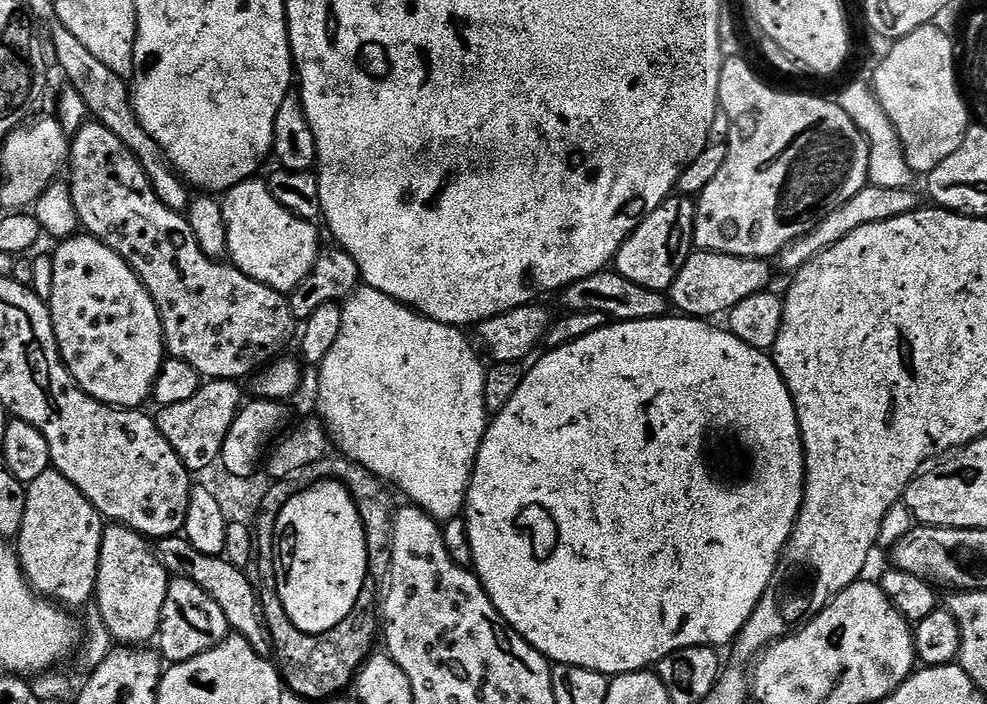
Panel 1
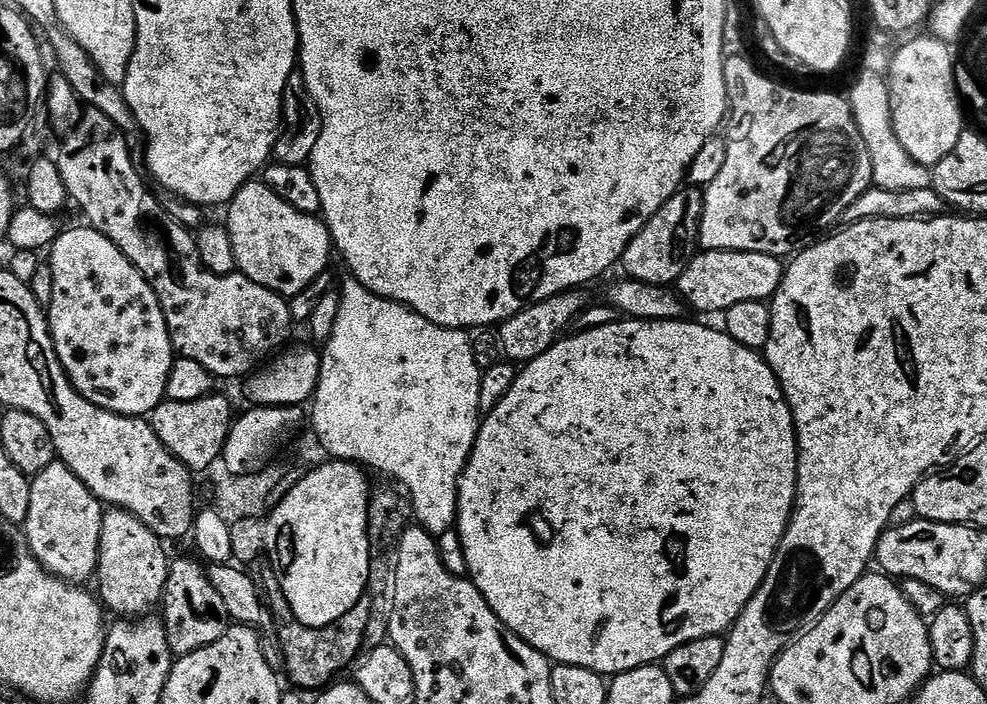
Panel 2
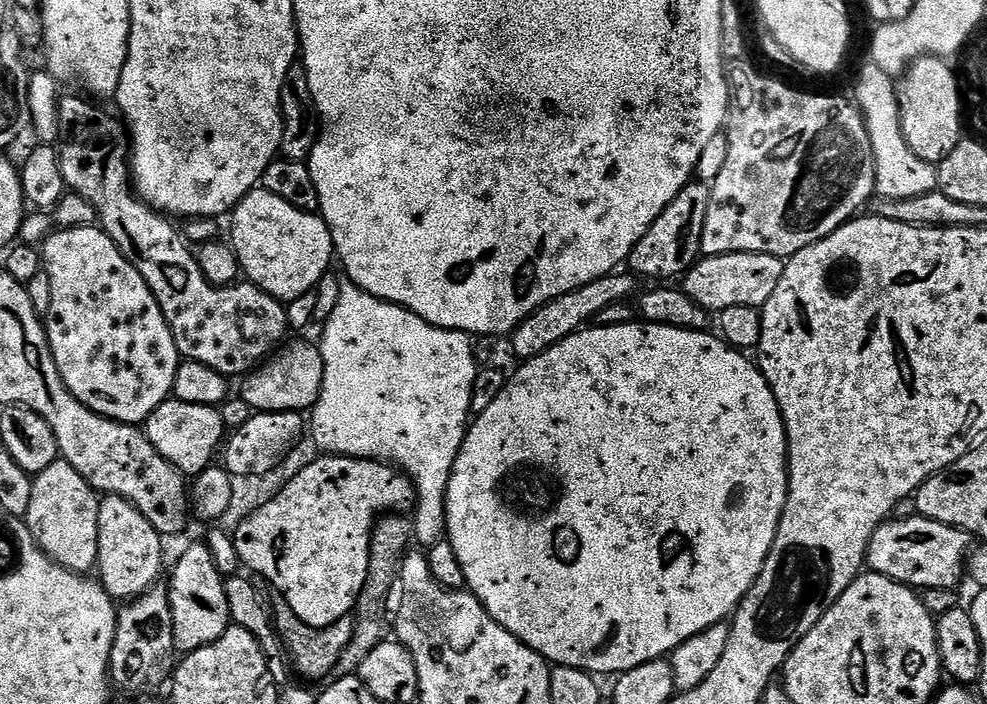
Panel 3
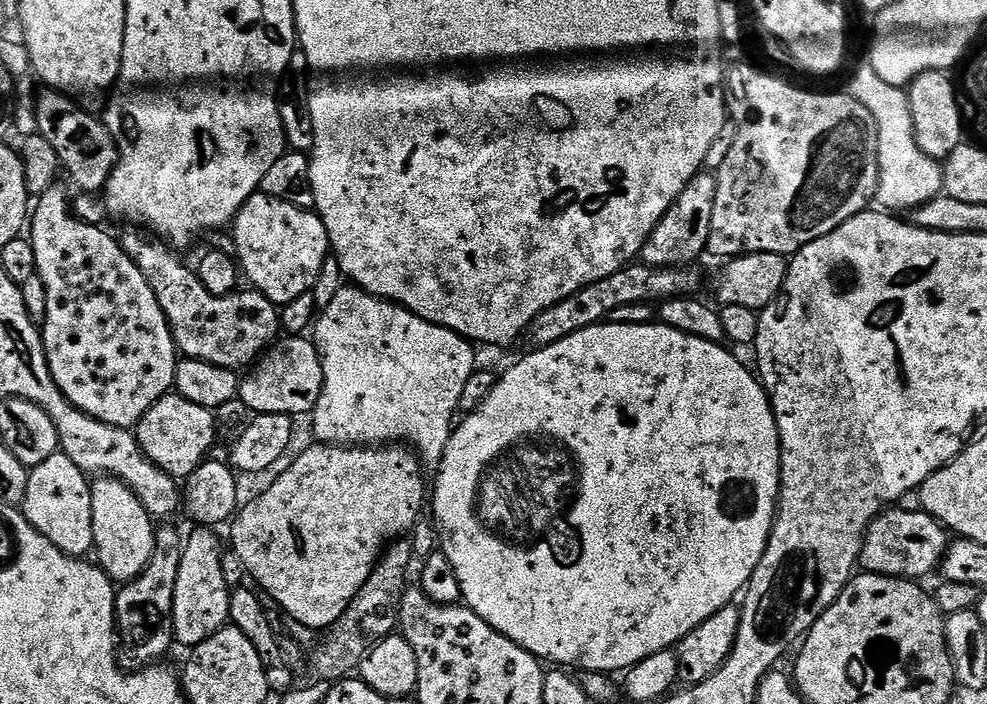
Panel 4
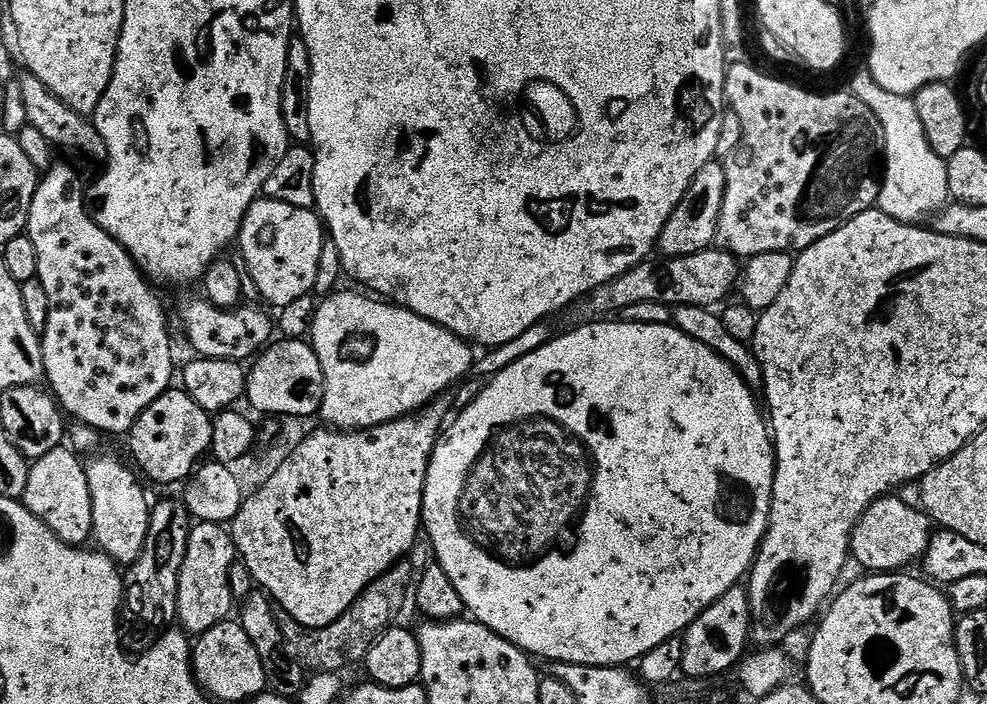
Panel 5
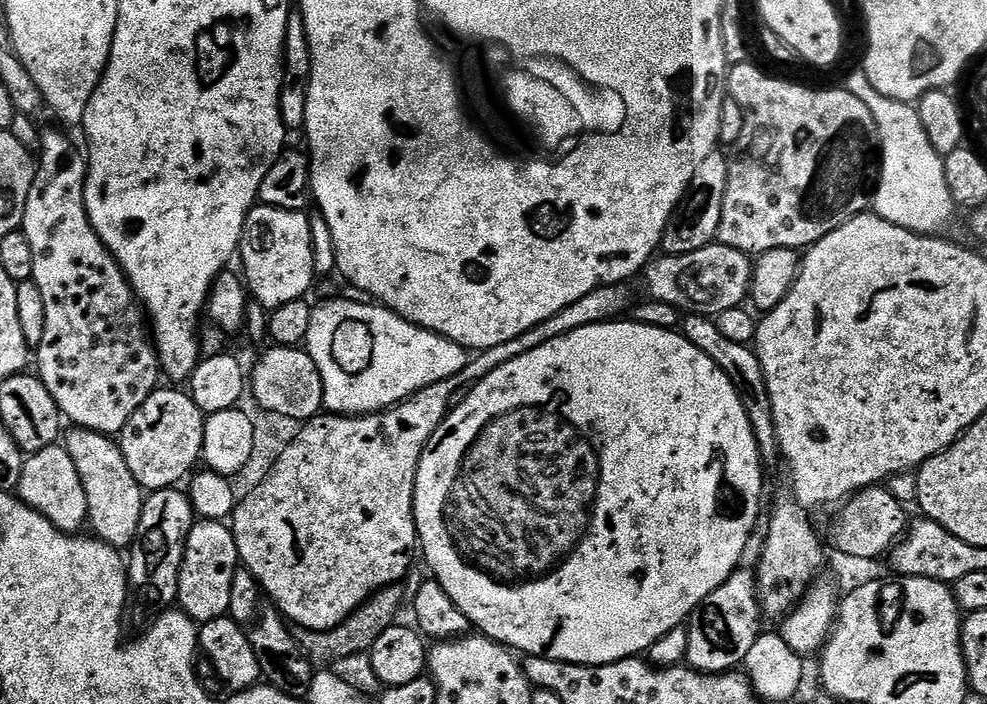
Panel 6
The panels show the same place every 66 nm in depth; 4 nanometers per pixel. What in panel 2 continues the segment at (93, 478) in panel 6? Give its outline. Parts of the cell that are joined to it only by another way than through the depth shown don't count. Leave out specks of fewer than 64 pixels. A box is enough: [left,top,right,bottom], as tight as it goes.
[95,507,170,618]

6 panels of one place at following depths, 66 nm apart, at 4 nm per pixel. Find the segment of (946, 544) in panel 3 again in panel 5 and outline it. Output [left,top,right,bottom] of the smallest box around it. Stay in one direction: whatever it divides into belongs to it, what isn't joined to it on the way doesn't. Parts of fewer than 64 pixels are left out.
[850,494,934,574]

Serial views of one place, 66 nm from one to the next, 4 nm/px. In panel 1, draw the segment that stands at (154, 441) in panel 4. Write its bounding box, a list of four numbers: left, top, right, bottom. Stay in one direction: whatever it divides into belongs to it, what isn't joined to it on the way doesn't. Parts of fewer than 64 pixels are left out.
[155,379,242,474]

